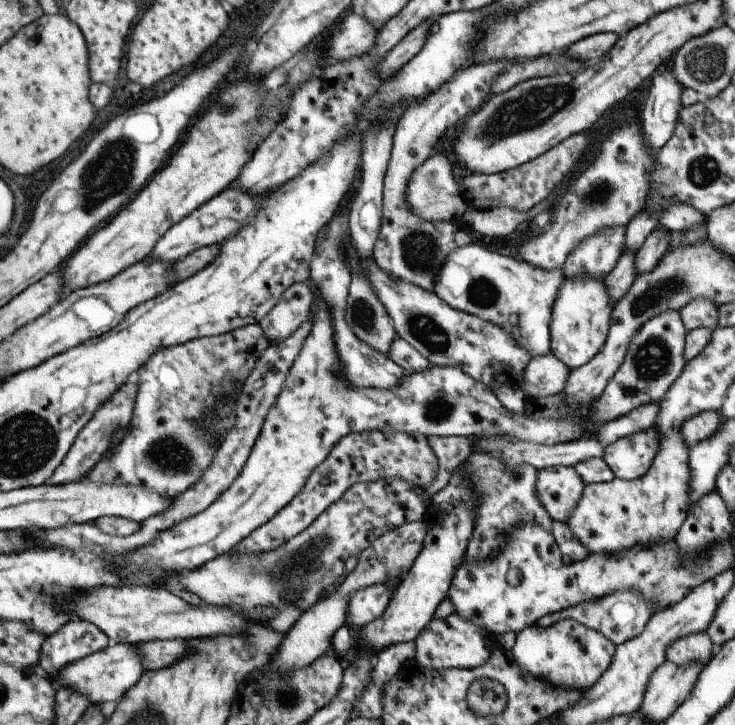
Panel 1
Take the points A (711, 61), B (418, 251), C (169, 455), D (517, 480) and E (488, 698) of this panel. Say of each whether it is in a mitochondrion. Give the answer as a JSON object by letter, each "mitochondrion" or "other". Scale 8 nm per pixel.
{"A":"mitochondrion","B":"mitochondrion","C":"mitochondrion","D":"mitochondrion","E":"mitochondrion"}

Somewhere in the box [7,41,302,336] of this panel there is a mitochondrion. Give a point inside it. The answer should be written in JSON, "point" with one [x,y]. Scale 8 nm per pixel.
{"point":[107,171]}

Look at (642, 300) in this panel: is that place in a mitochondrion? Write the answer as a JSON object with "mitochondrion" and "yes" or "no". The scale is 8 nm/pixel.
{"mitochondrion":"yes"}

